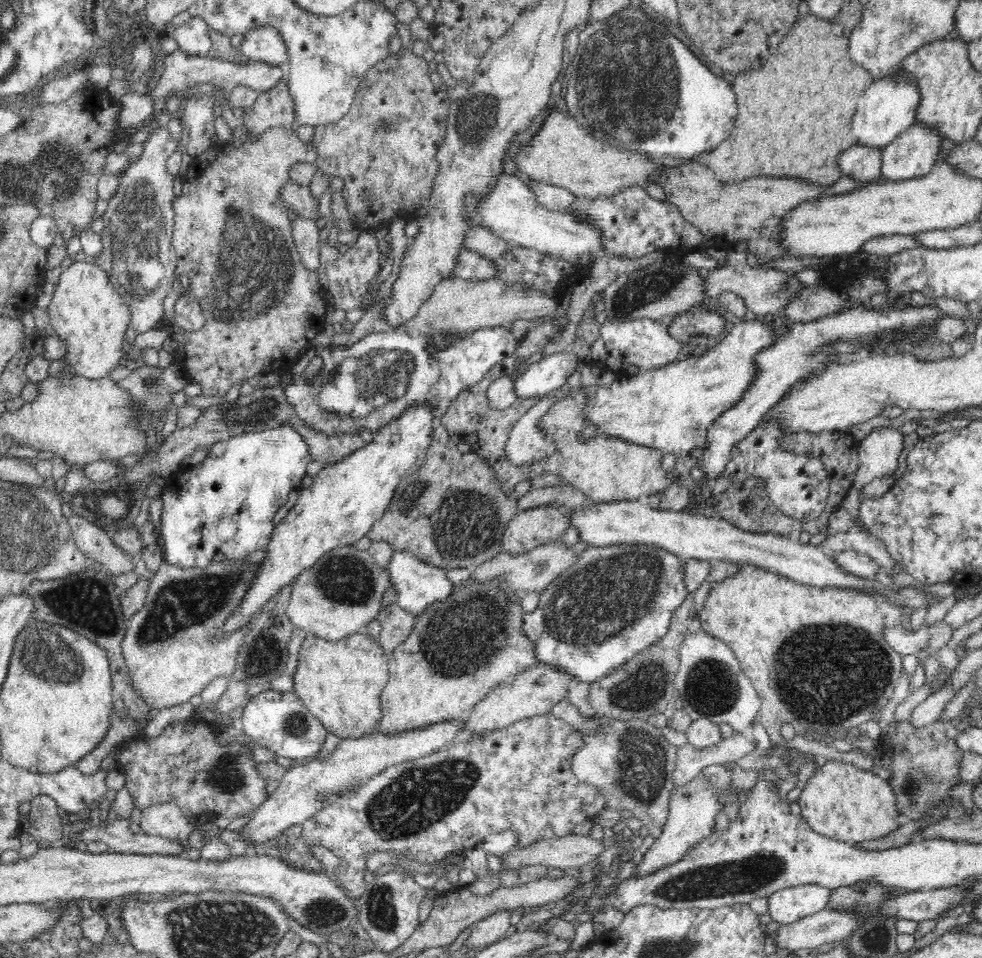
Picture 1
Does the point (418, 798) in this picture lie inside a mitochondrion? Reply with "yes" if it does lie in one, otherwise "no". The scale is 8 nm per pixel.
yes

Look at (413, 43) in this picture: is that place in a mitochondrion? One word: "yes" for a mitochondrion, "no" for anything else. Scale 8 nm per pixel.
no

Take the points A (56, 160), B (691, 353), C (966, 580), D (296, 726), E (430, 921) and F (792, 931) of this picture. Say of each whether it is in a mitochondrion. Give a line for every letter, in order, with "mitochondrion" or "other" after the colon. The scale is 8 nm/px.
A: mitochondrion
B: other
C: other
D: mitochondrion
E: other
F: other

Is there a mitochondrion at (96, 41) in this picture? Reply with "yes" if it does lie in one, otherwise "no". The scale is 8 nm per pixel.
no

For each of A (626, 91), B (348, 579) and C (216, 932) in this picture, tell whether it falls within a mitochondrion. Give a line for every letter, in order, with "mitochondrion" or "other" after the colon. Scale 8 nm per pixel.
A: mitochondrion
B: mitochondrion
C: mitochondrion

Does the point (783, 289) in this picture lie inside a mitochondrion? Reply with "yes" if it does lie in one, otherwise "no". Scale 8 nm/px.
yes

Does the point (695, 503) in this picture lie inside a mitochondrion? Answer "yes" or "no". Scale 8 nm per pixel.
no

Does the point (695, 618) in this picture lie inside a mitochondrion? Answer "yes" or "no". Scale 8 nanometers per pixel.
no

